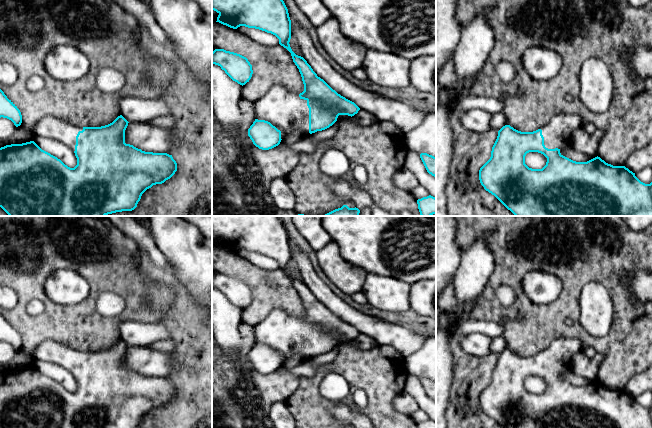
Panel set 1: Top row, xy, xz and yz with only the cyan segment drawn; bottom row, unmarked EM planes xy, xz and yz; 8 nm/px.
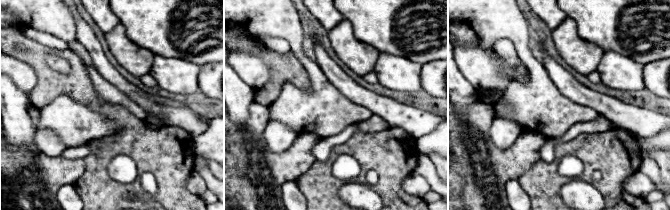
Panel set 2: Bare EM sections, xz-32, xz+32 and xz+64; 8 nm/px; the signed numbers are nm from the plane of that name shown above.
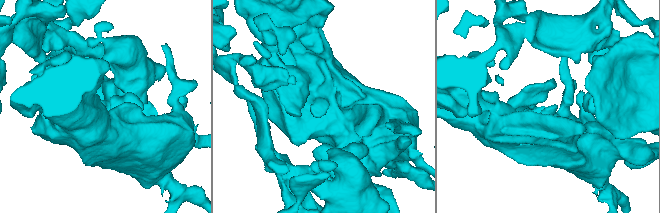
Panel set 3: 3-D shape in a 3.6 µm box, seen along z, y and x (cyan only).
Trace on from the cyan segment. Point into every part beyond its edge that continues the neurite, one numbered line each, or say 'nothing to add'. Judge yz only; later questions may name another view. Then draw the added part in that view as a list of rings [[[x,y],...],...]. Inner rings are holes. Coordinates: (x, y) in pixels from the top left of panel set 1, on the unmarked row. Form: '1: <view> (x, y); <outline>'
1: yz (557, 357); [[[577,338],[553,340],[541,352],[545,371],[548,373],[561,373],[565,369],[571,369],[573,356],[581,350],[583,350],[583,346]]]

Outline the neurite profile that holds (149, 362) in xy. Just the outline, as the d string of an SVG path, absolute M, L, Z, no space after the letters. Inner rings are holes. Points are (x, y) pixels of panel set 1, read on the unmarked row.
M128 347L125 367L145 376L167 377L173 371L173 351Z

